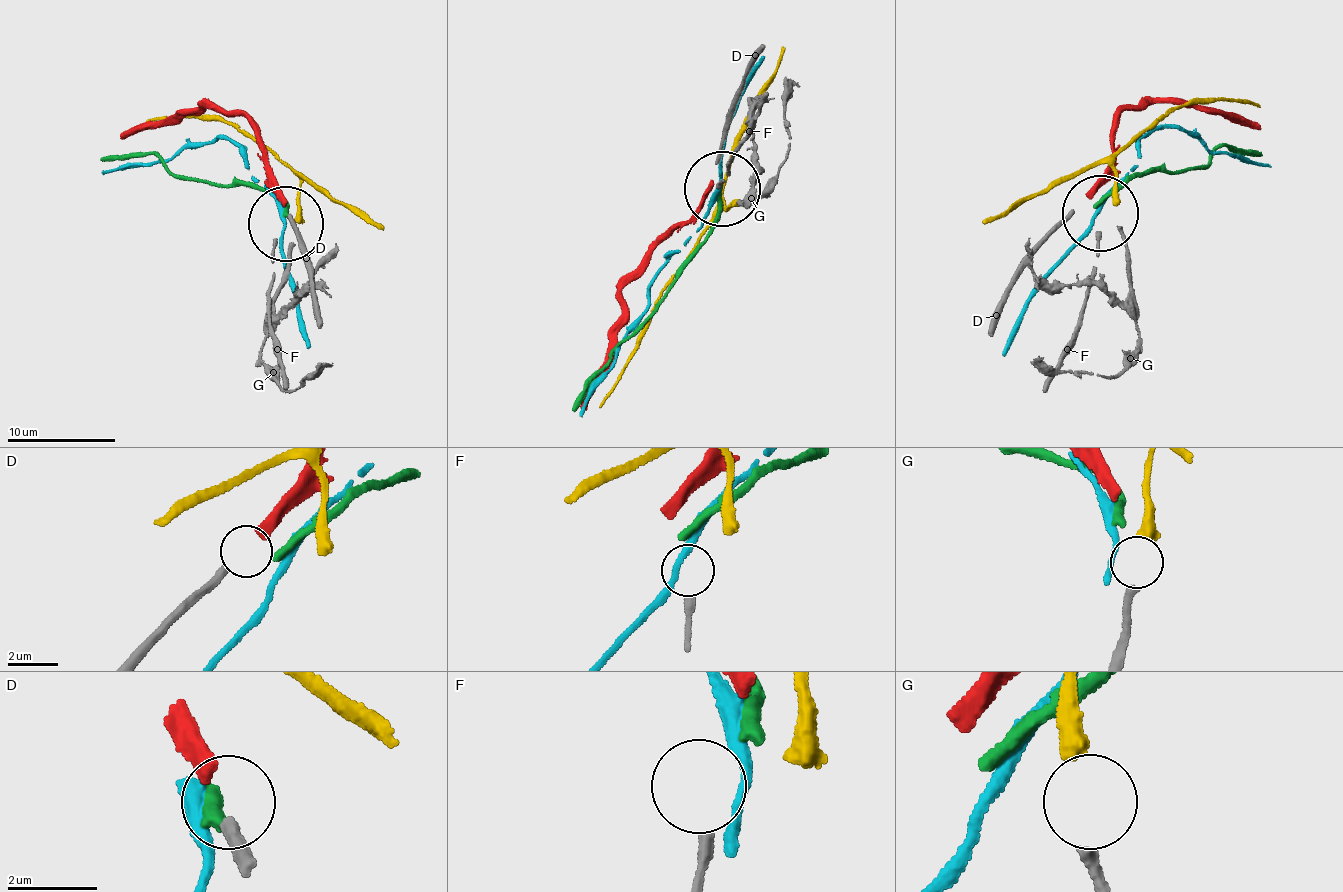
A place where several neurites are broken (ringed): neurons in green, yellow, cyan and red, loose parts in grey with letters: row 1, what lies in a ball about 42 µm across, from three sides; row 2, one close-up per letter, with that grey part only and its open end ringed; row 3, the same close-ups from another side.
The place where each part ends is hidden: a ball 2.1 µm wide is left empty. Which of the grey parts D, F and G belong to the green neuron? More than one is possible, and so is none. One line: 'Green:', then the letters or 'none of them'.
Green: none of them

